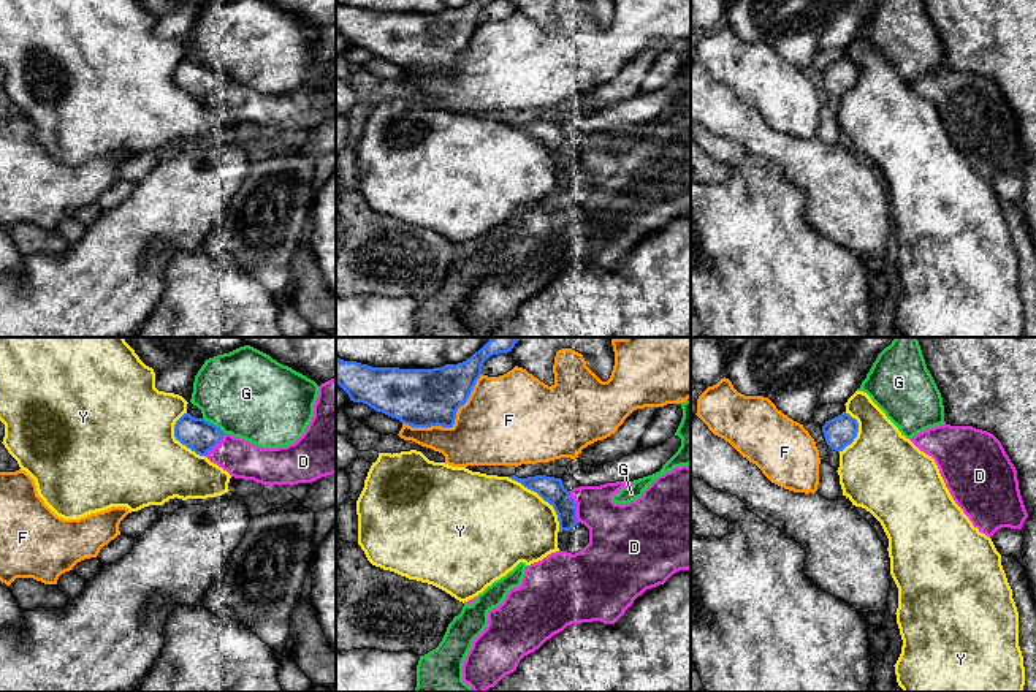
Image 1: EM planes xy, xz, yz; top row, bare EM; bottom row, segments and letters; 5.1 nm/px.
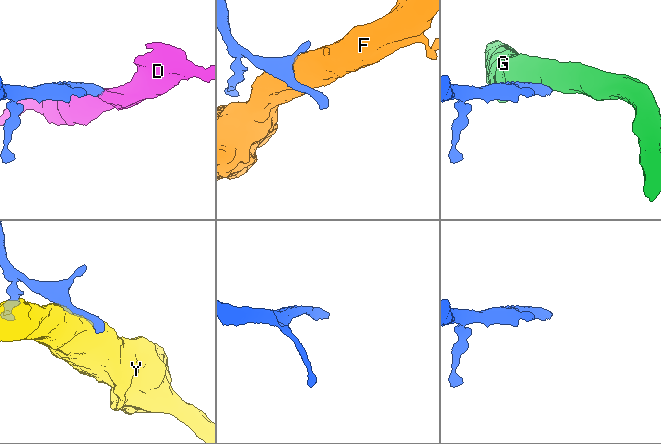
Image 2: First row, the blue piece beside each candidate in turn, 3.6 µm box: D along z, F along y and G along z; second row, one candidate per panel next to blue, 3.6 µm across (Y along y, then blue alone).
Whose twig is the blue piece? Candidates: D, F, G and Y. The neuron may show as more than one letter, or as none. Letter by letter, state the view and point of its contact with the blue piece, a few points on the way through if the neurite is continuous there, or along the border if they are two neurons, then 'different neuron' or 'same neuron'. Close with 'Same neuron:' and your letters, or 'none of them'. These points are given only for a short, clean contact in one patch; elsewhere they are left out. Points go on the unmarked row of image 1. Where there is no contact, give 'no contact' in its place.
D: meets blue in xz at (575, 152); same neuron
F: meets blue in xz at (452, 70); different neuron
G: meets blue in xy at (214, 70); different neuron
Y: meets blue in xz at (540, 141); different neuron
Same neuron: D

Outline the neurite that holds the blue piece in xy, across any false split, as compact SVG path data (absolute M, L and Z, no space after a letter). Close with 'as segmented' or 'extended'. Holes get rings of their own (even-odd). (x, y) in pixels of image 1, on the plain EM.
M336 24L318 32L314 62L304 79L287 92L261 93L244 84L225 79L204 63L184 59L174 70L174 82L182 90L227 116L234 124L253 125L261 130L312 128L336 119Z; extended

